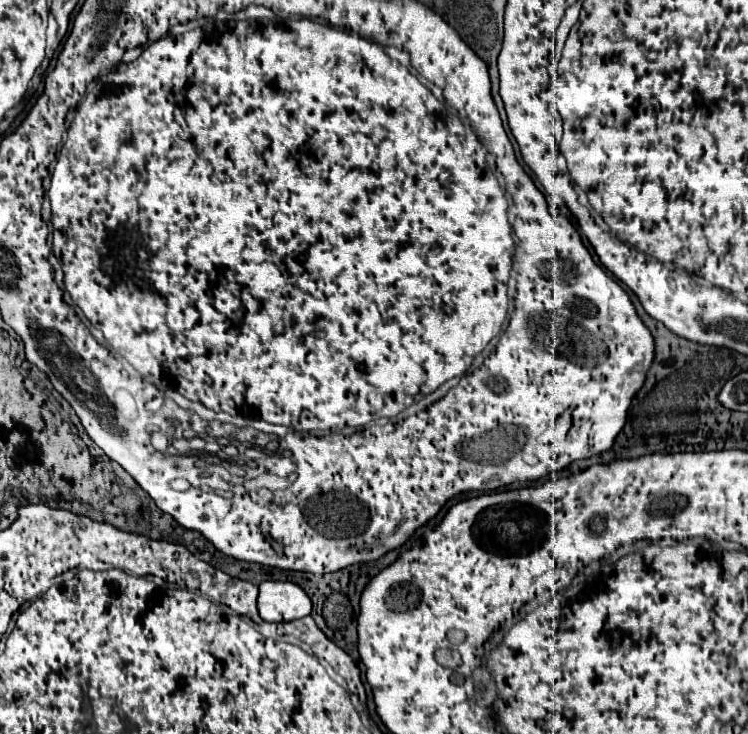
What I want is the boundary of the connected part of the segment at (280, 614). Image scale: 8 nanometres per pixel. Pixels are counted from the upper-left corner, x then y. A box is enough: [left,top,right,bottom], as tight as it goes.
[258,581,312,621]

